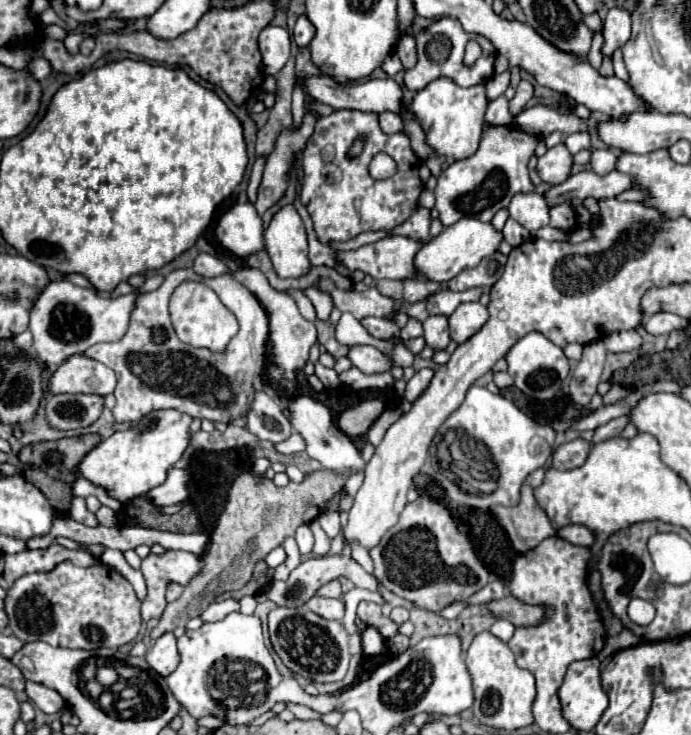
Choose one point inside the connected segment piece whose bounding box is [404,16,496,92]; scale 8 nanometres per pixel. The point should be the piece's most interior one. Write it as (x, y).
(436, 60)

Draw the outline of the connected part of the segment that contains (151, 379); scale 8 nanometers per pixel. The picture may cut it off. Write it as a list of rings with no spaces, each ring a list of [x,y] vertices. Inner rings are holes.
[[[192,268],[170,272],[158,290],[140,296],[130,320],[130,328],[122,340],[110,344],[96,344],[84,354],[110,366],[116,372],[118,384],[114,390],[116,406],[112,416],[116,422],[138,422],[146,412],[158,408],[174,408],[192,418],[230,420],[246,416],[254,390],[260,388],[266,376],[266,344],[268,342],[268,314],[258,298],[246,290],[230,274],[216,278],[202,278]],[[182,280],[198,280],[210,286],[216,296],[228,306],[240,322],[240,332],[228,344],[226,352],[210,352],[188,346],[178,340],[168,320],[168,298],[182,284]]]

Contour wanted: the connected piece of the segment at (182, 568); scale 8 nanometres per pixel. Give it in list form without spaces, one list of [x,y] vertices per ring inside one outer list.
[[[166,552],[162,556],[150,554],[142,560],[142,574],[148,584],[148,594],[142,602],[142,620],[148,622],[164,612],[164,592],[168,582],[188,584],[188,580],[202,568],[202,558],[190,552]]]

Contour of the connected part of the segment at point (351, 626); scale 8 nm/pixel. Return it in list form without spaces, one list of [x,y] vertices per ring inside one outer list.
[[[354,588],[354,590],[350,590],[348,594],[344,594],[344,625],[351,634],[361,634],[363,630],[362,627],[355,624],[356,611],[360,600],[372,600],[372,602],[376,602],[376,604],[384,604],[384,600],[382,600],[382,596],[380,596],[380,594],[376,594],[376,592],[371,592],[368,590]]]

